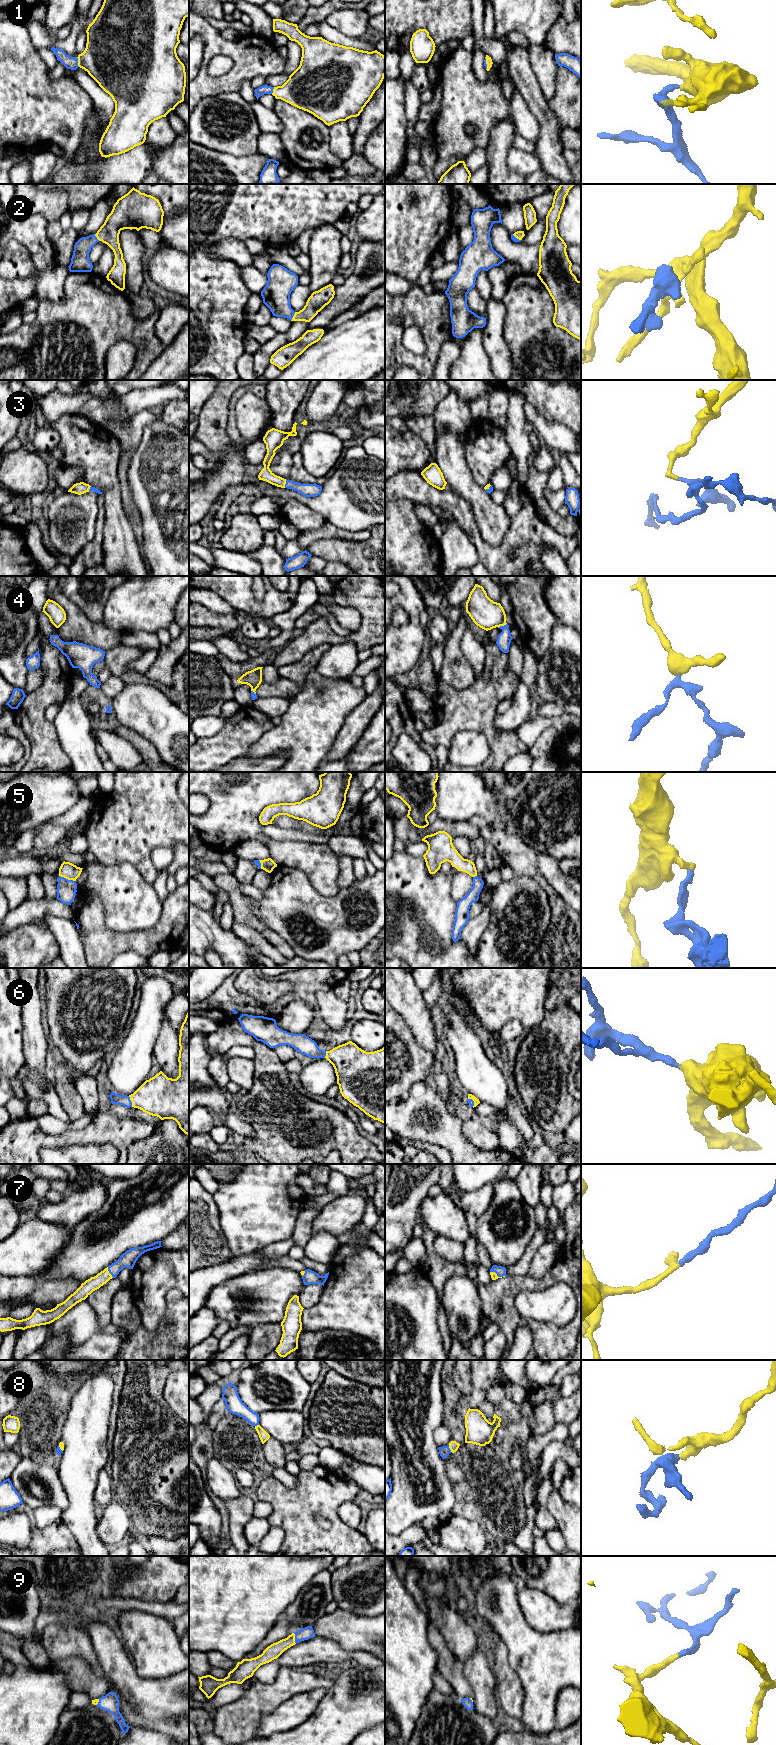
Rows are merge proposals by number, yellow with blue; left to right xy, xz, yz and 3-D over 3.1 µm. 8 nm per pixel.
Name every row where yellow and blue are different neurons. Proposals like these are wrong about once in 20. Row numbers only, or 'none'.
5

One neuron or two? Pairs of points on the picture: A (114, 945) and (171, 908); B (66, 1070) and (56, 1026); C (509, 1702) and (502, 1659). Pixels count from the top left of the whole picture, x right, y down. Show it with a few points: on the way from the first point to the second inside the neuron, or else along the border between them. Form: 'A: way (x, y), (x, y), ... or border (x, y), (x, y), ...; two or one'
A: way (131, 941), (148, 941), (164, 925); one
B: border (65, 1060), (74, 1070); two
C: way (509, 1691), (507, 1680), (502, 1670); one

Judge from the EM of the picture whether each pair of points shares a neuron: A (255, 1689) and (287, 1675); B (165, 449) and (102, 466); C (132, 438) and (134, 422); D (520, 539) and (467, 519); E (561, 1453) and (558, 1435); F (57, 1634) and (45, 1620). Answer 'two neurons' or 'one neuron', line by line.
A: one neuron
B: two neurons
C: one neuron
D: one neuron
E: two neurons
F: two neurons

